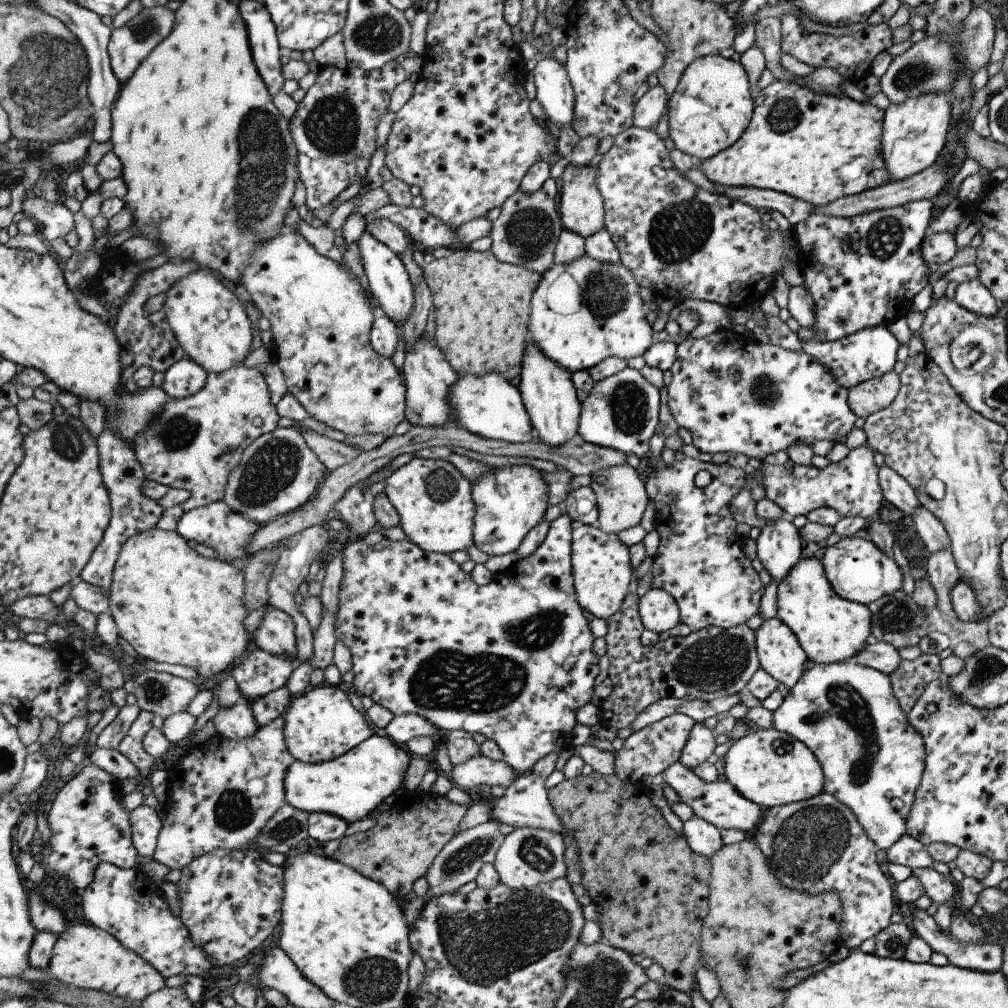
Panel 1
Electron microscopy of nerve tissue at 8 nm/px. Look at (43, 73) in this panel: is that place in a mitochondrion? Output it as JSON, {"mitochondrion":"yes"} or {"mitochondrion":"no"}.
{"mitochondrion":"yes"}

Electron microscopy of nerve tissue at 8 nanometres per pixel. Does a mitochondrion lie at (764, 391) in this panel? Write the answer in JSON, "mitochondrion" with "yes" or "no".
{"mitochondrion":"yes"}

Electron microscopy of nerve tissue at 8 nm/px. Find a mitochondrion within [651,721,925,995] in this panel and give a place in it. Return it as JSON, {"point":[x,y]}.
{"point":[808,843]}

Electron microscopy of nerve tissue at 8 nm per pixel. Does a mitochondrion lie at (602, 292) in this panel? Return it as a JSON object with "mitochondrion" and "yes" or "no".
{"mitochondrion":"yes"}

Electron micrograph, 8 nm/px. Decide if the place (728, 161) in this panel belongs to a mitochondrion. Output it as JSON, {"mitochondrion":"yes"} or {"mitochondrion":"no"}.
{"mitochondrion":"no"}

